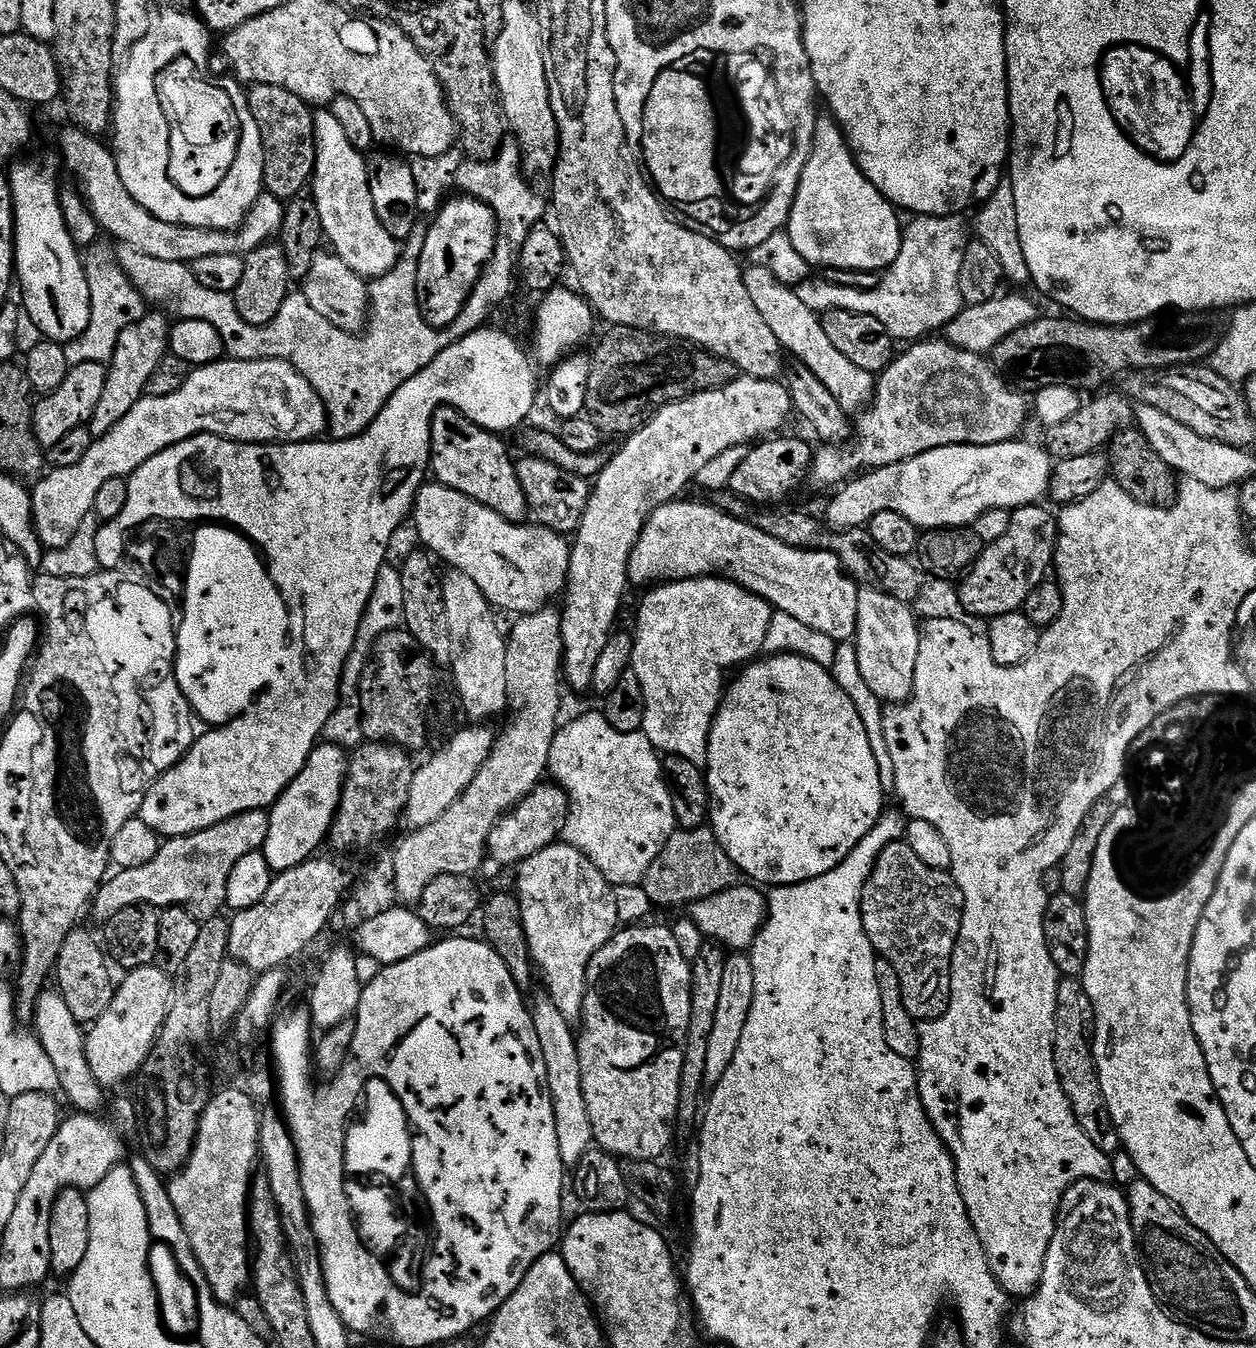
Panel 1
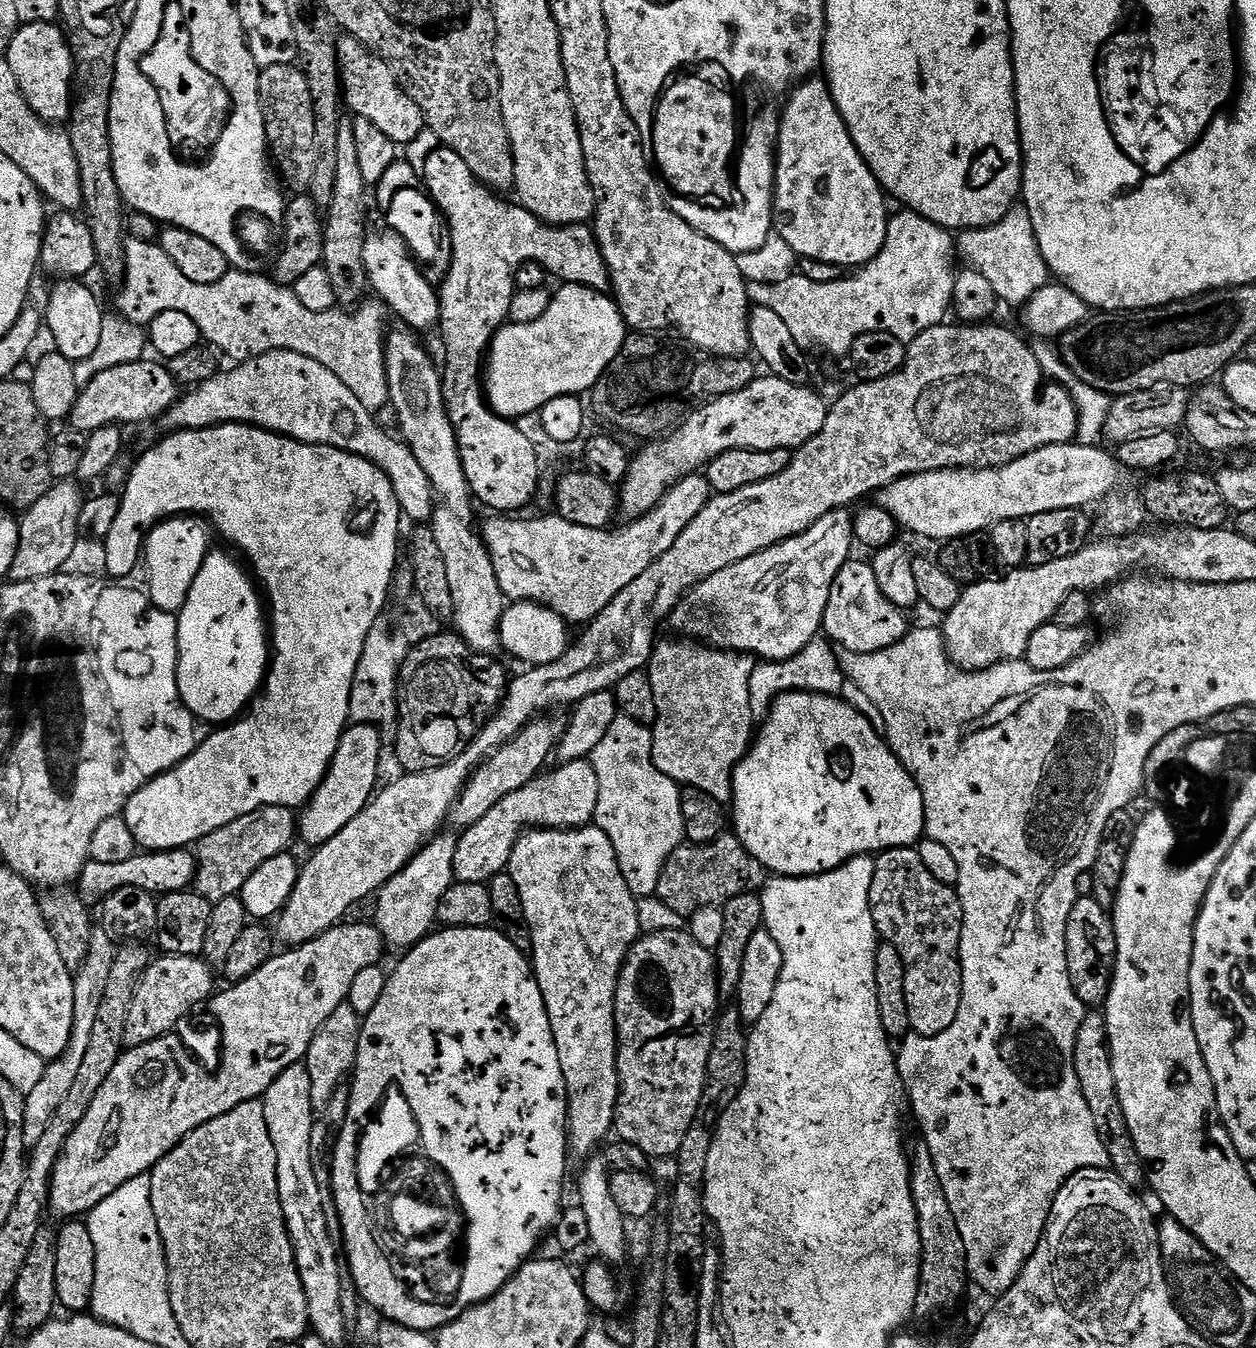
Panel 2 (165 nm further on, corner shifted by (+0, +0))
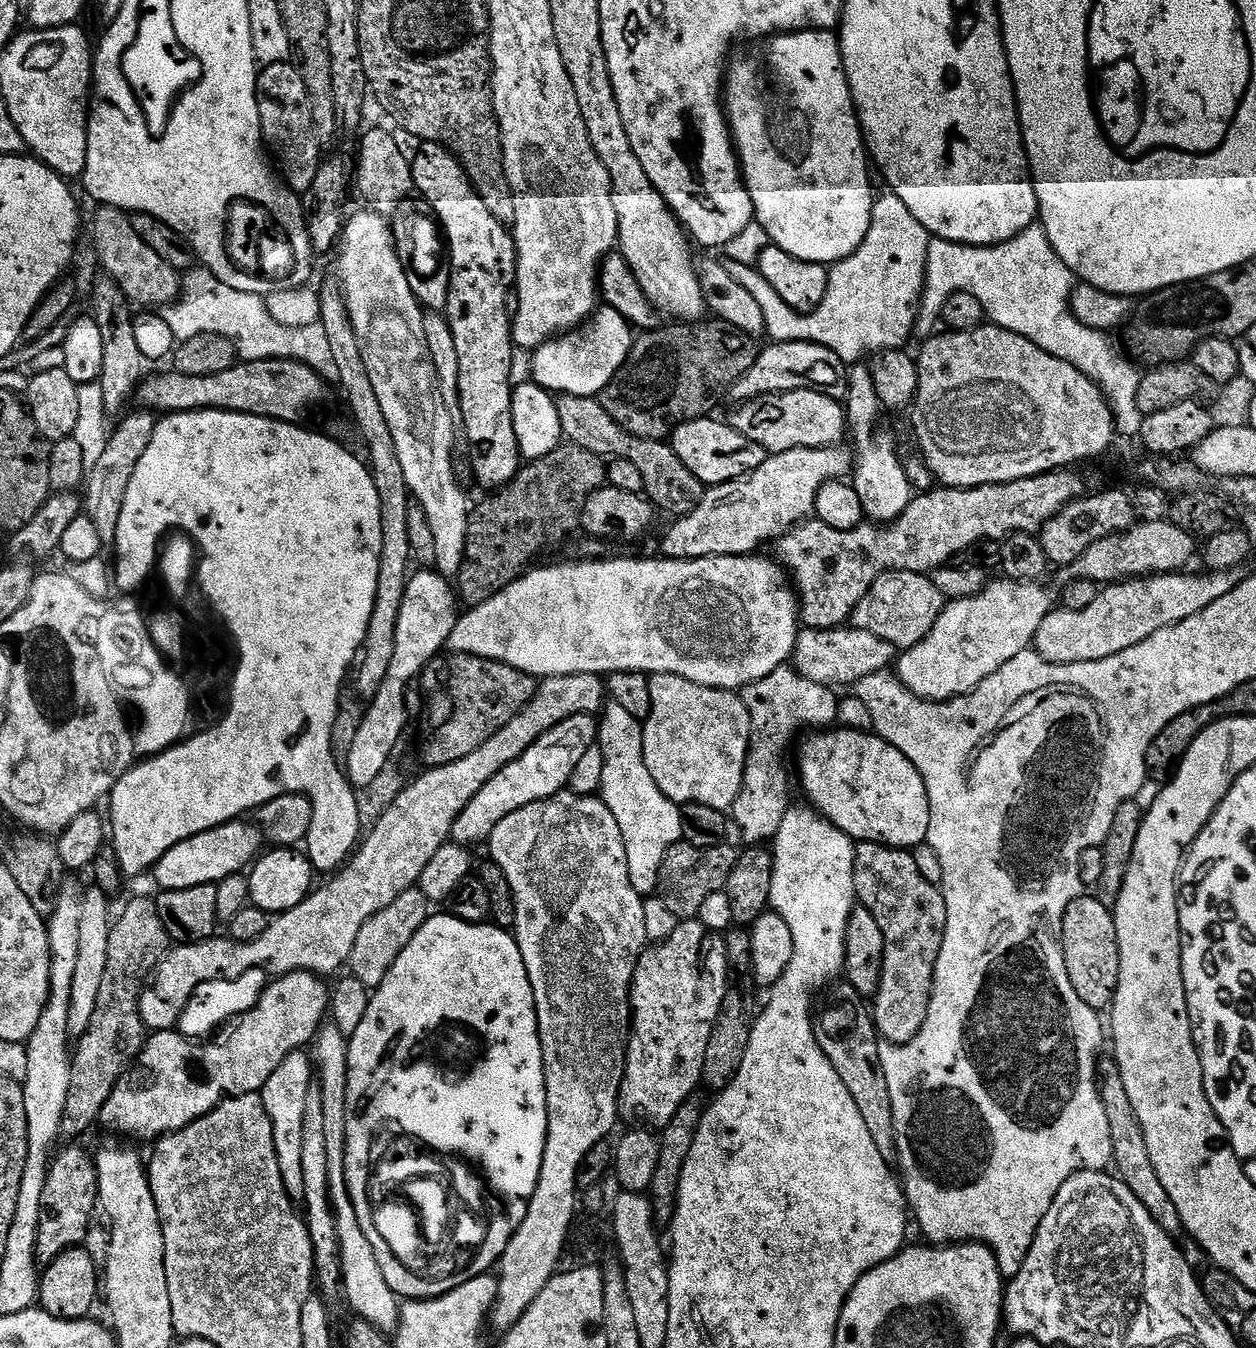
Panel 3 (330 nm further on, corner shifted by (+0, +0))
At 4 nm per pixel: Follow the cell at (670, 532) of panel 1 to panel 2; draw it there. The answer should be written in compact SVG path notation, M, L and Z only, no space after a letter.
M848 560L844 565L841 566L840 569L836 572L836 577L832 580L832 585L828 588L828 601L824 604L824 632L829 636L830 639L833 640L836 644L841 644L839 647L843 649L845 652L872 652L875 648L883 648L890 644L896 644L901 638L905 636L907 632L910 630L910 623L908 624L908 620L903 616L902 613L899 612L897 605L893 603L893 601L888 600L881 592L880 587L878 586L876 579L874 578L873 570L869 563L864 561L864 564L860 560Z

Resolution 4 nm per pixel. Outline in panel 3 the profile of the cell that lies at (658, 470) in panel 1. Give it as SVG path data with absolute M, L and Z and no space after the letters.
M798 390L797 392L781 392L779 396L761 396L758 400L741 403L740 408L730 417L730 423L750 442L758 442L770 454L789 452L799 448L831 448L839 445L846 436L846 408L839 400L831 400L817 392Z

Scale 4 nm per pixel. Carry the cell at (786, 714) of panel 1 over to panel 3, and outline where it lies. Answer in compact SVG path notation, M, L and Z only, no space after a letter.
M847 726L837 727L835 730L816 730L804 740L804 745L800 748L800 780L798 776L798 784L804 787L804 792L808 795L808 800L813 809L819 812L824 819L828 820L834 826L838 826L846 835L852 837L857 842L867 842L869 844L886 844L890 848L903 848L905 850L915 850L925 843L930 830L930 798L926 794L926 782L922 782L922 774L918 774L918 770L910 762L910 758L906 758L906 754L902 754L902 750L898 750L894 746L890 746L890 742L886 742L872 732L859 732L856 728Z

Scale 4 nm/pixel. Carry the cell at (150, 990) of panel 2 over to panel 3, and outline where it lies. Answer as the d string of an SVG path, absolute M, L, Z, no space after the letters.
M591 672L590 674L578 674L577 676L546 676L539 681L536 689L536 697L527 704L523 710L518 713L510 722L506 722L506 726L502 726L502 730L498 730L498 734L494 734L494 738L490 738L485 744L481 745L476 751L466 754L466 758L458 758L458 762L453 764L447 764L446 766L438 766L437 768L428 768L424 770L424 773L417 778L416 781L409 783L401 793L398 794L392 805L383 809L379 813L380 821L372 828L372 833L363 837L362 843L359 845L358 851L353 855L352 859L348 861L346 867L343 870L337 871L335 875L331 877L332 880L329 884L324 884L315 889L307 898L304 899L301 904L294 906L289 912L279 913L269 923L266 934L262 934L262 938L254 938L254 942L238 942L231 938L225 938L225 940L218 940L219 938L211 938L209 940L198 941L196 944L183 944L173 947L171 951L164 957L164 959L156 965L154 975L151 977L150 983L144 988L140 996L140 1013L142 1014L142 1020L144 1022L145 1029L151 1030L152 1032L166 1032L175 1029L180 1022L180 1015L186 1010L186 1006L190 1002L190 998L198 990L198 986L202 986L206 982L214 982L215 980L233 980L234 978L242 978L242 974L246 974L246 970L254 970L255 968L263 968L265 972L271 974L273 977L285 976L291 972L315 972L317 976L321 978L328 978L331 972L336 972L340 967L345 967L348 964L350 954L354 950L354 942L358 942L358 934L362 930L362 926L366 926L366 922L374 914L378 914L386 906L390 906L390 902L394 902L394 898L398 898L406 890L417 887L420 882L420 875L422 870L426 870L426 862L430 862L430 858L434 858L434 854L438 854L438 850L443 844L449 843L452 835L452 827L454 822L462 810L466 810L466 806L470 802L470 798L474 798L474 794L478 794L478 790L482 790L482 786L486 782L490 782L490 778L494 778L494 774L498 774L498 770L502 770L510 762L514 762L519 756L521 756L530 745L534 742L538 742L538 738L542 738L542 734L546 734L554 726L558 726L558 722L566 722L566 718L574 718L575 716L586 716L589 714L596 714L603 709L606 703L606 680L603 675Z

